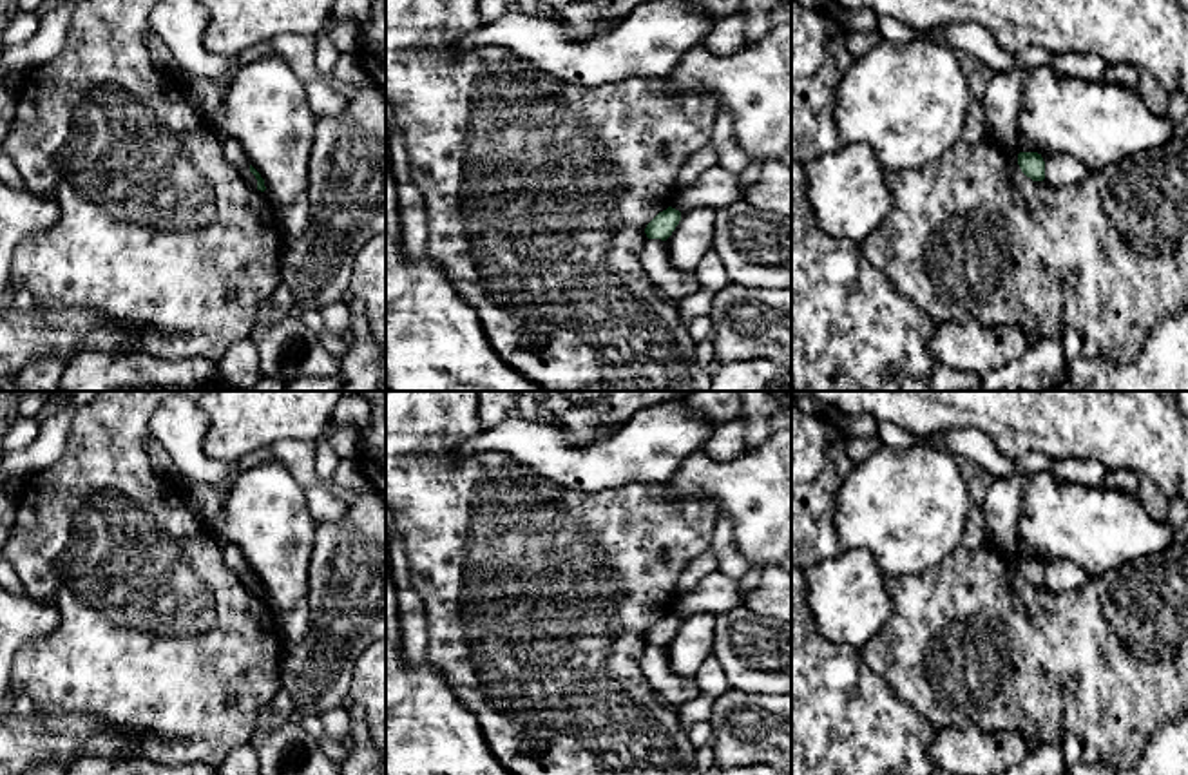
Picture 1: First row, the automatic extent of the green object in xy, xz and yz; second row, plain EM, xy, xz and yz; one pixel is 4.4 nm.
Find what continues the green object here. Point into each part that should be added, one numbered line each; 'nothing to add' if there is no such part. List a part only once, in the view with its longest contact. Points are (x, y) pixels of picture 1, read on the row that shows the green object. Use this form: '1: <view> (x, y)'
nothing to add

